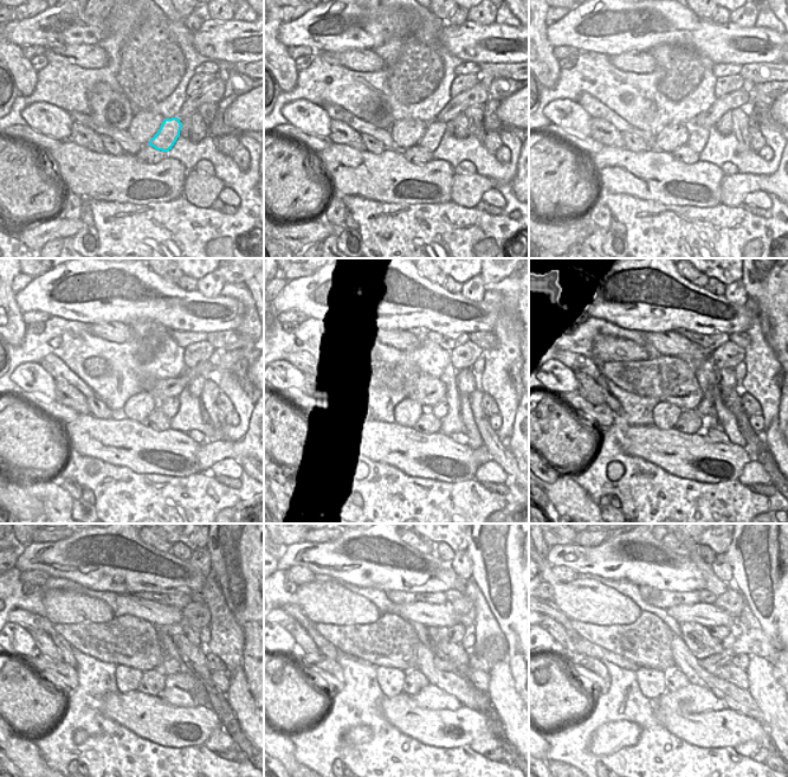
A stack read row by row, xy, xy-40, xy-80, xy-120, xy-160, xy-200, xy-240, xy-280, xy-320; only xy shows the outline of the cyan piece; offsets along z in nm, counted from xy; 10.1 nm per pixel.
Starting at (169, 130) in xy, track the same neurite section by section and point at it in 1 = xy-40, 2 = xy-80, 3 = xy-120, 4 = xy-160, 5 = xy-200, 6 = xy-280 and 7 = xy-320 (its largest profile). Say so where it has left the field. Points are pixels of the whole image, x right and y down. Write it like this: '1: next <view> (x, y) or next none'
1: next xy-40 (432, 137)
2: next xy-80 (698, 137)
3: next xy-120 (169, 406)
4: next xy-160 (439, 410)
5: next xy-200 (705, 408)
6: next xy-280 (444, 665)
7: next xy-320 (756, 642)

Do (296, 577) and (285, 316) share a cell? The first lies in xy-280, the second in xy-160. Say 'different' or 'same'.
same

